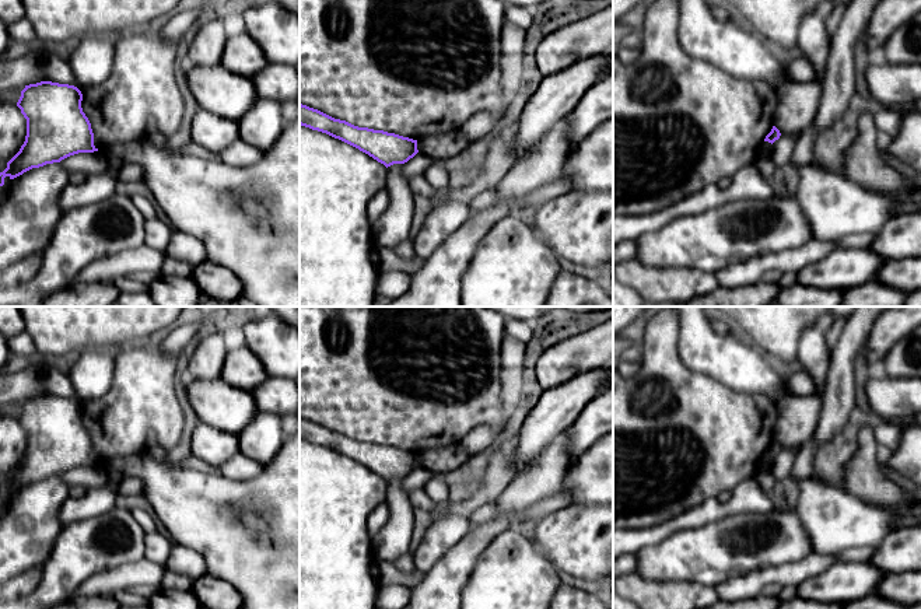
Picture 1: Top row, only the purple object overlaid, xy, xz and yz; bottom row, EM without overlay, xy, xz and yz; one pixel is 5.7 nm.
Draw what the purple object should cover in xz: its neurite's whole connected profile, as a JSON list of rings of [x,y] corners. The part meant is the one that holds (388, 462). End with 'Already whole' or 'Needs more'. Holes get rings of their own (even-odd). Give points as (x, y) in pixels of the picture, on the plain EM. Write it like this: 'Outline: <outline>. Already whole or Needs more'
Outline: [[[300,417],[300,438],[339,452],[386,482],[393,477],[405,477],[419,466],[417,454],[384,444],[358,441],[302,417]]]. Already whole

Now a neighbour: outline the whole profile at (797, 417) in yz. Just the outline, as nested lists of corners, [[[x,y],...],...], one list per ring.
[[[816,385],[816,391],[809,396],[784,392],[773,409],[775,414],[774,440],[780,444],[781,449],[803,447],[815,434],[822,413],[822,395],[817,388],[819,385]]]

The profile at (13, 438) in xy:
[[[0,414],[0,486],[20,465],[27,449],[27,433],[17,417]]]

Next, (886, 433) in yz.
[[[873,420],[873,433],[878,445],[885,445],[892,452],[899,448],[901,426],[893,424],[892,420]]]

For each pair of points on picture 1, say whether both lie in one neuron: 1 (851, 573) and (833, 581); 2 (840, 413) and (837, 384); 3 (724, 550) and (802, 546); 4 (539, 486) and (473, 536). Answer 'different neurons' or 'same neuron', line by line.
1: same neuron
2: same neuron
3: same neuron
4: same neuron

